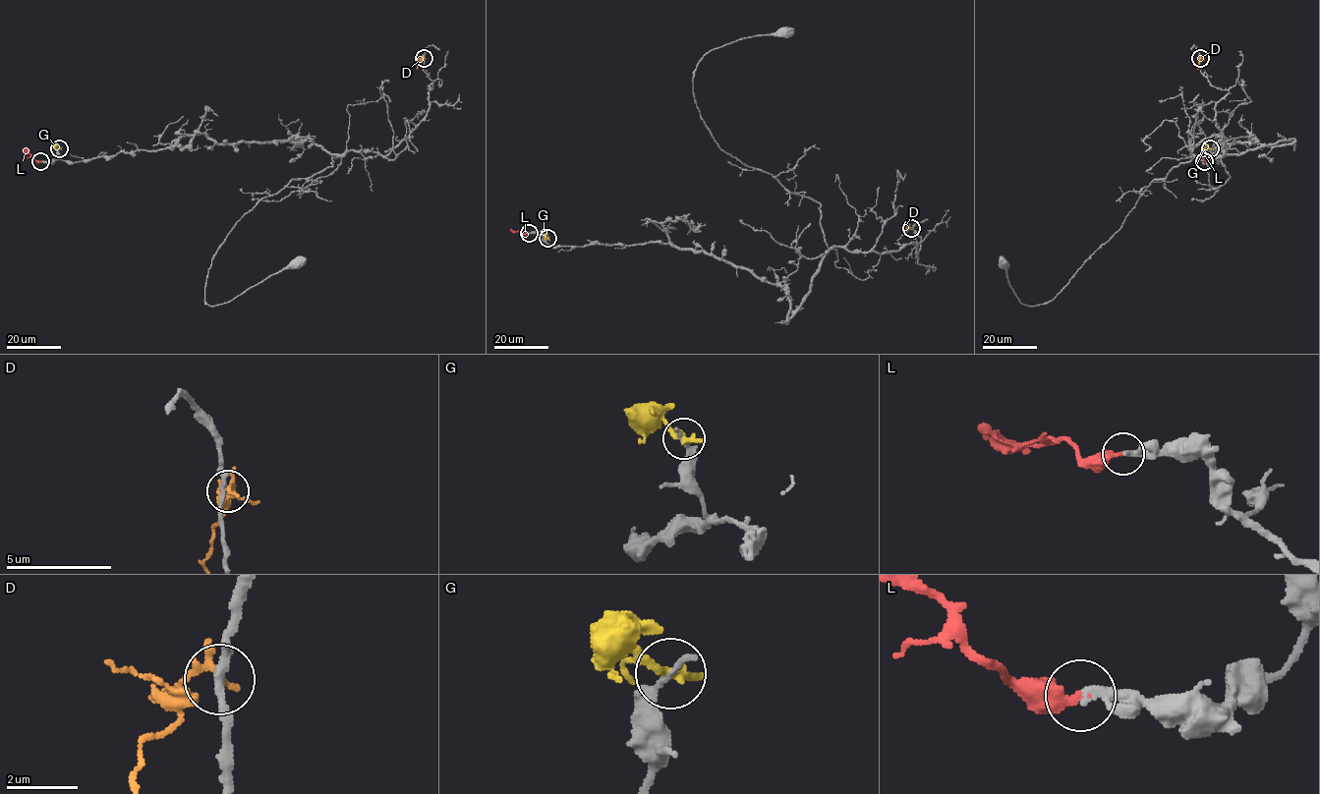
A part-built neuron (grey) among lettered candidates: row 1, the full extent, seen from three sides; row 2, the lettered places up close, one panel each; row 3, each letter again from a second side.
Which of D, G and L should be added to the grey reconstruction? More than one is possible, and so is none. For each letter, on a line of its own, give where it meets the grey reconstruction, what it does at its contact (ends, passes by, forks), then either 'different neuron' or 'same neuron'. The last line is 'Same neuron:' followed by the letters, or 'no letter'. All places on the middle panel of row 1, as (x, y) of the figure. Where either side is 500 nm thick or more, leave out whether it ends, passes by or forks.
D: (911, 228) | it ends | different neuron
G: (547, 238) | it ends | different neuron
L: (529, 233) | it ends | same neuron
Same neuron: L

